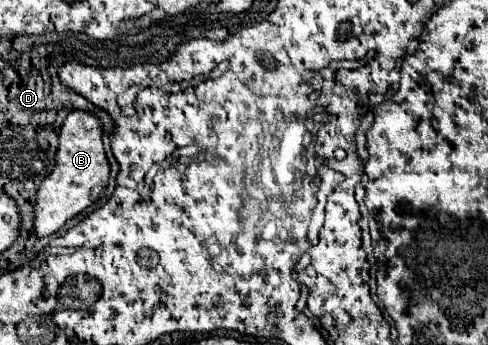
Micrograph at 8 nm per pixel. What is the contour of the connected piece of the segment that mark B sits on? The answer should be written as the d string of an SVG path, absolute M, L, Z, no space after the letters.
M83 109L71 111L59 131L57 165L53 173L39 185L37 205L35 205L35 227L33 227L35 233L39 237L57 233L69 219L95 205L107 189L109 175L111 167L103 147L101 119L91 111Z

